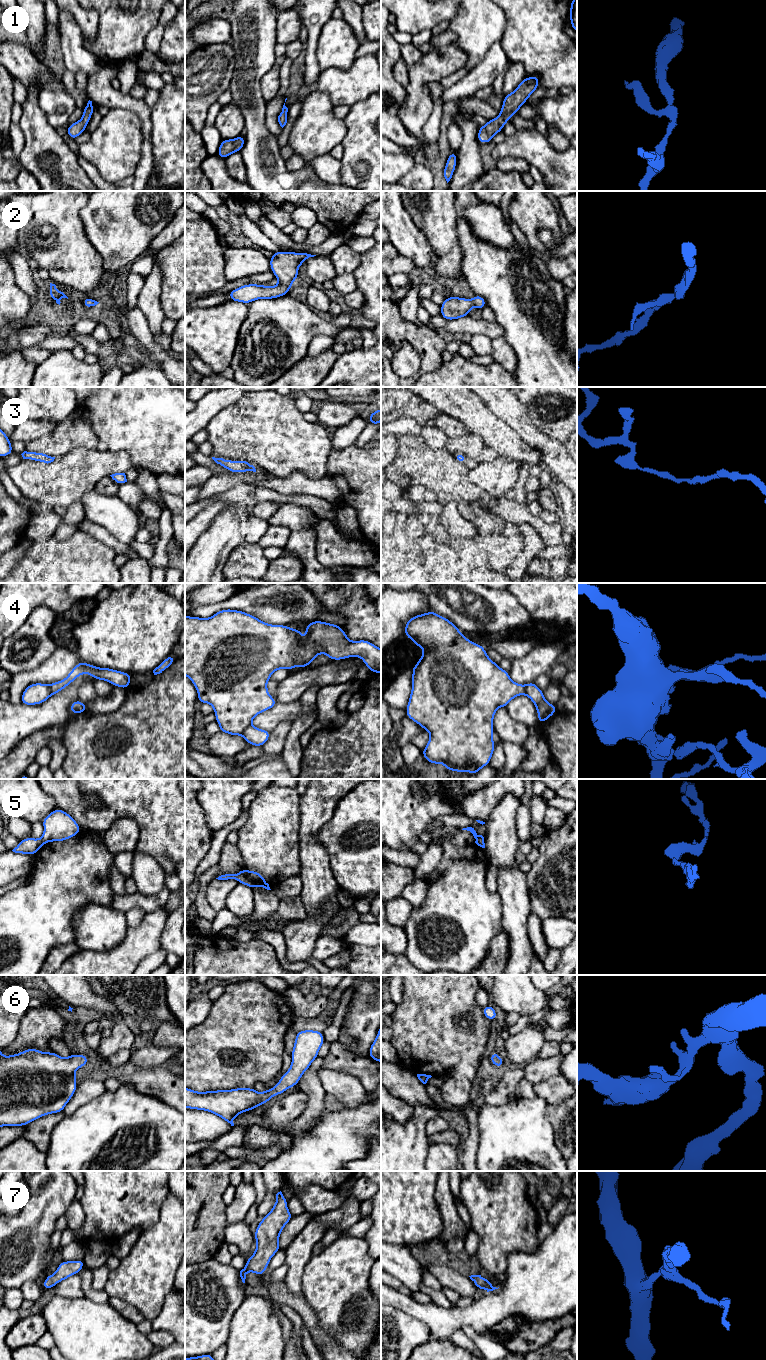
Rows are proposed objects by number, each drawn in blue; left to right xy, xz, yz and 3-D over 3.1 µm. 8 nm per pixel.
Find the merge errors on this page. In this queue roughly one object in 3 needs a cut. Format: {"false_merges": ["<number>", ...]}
{"false_merges": ["5"]}

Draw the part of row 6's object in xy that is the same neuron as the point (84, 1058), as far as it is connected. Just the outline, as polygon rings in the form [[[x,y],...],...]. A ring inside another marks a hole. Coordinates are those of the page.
[[[29,1048],[3,1057],[0,1049],[0,1127],[26,1126],[39,1117],[62,1112],[77,1089],[75,1072],[88,1064],[85,1054],[66,1058]]]

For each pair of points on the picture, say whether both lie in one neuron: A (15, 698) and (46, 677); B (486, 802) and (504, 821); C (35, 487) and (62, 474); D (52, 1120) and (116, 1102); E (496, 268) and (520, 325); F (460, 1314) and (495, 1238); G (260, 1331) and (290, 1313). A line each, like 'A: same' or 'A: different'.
A: same
B: different
C: same
D: different
E: same
F: different
G: different

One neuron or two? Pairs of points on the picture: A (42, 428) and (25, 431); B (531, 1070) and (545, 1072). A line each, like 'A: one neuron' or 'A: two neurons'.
A: one neuron
B: one neuron

